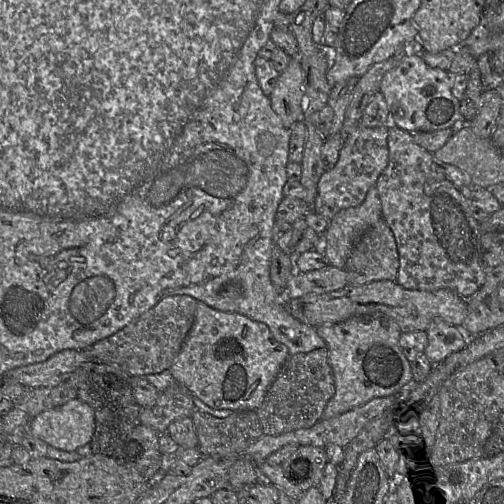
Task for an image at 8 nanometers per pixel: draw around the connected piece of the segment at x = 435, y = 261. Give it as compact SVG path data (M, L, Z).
M389 125L388 128L388 165L380 174L376 187L382 202L382 217L392 230L398 248L399 254L399 271L396 282L402 287L409 290L437 291L439 289L449 289L463 298L473 296L485 283L487 272L493 268L487 268L482 260L483 249L481 246L480 222L472 215L470 203L466 191L455 186L444 174L435 170L434 155L418 145L413 134L407 132L395 125Z

